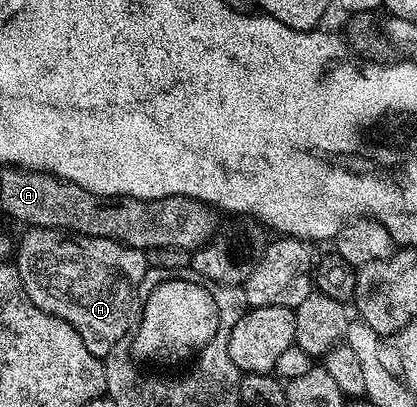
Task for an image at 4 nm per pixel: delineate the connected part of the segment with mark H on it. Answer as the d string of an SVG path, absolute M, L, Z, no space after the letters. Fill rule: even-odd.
M33 226L23 231L26 232L23 233L22 240L19 243L17 240L16 243L16 266L18 276L22 278L22 288L37 307L68 321L68 325L72 325L72 329L80 333L80 341L88 345L88 353L92 353L97 359L105 360L108 352L123 342L131 330L130 314L133 311L135 314L136 311L134 298L138 295L138 286L145 281L148 273L146 252L137 251L136 248L129 247L127 243L120 243L117 239L75 234L73 231Z

